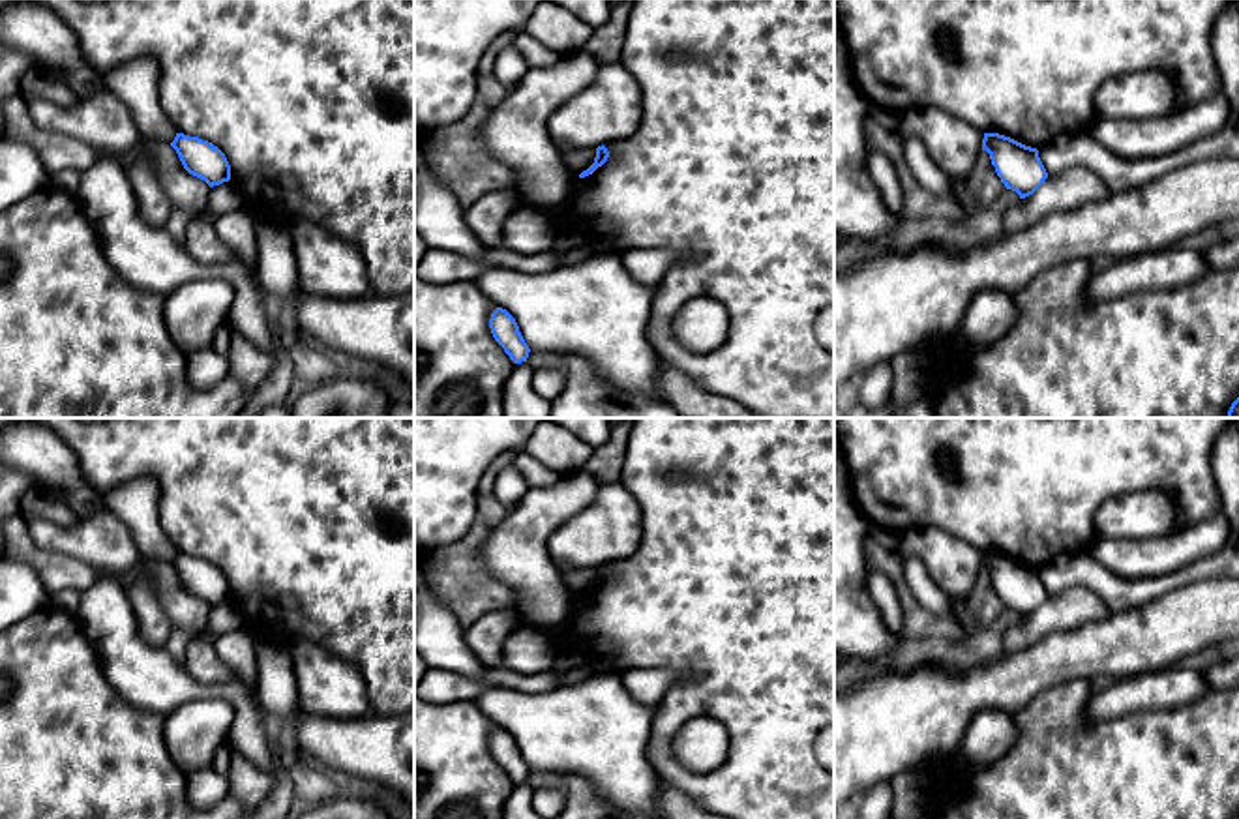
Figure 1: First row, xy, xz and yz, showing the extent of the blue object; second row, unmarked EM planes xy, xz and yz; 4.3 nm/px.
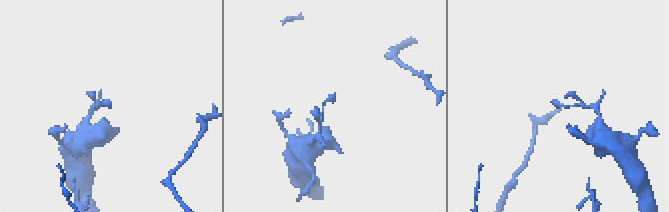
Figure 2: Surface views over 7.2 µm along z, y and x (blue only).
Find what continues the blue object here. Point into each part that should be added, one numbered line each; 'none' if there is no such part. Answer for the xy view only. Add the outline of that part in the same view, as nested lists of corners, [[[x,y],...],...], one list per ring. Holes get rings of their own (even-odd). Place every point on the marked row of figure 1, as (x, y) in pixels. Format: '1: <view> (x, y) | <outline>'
none

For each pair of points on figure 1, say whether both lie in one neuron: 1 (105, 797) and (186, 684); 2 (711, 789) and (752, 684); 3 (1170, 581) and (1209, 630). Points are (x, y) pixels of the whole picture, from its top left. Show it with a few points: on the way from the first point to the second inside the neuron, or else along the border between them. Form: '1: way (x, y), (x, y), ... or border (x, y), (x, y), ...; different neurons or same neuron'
1: border (122, 699), (164, 716); different neurons
2: way (737, 765), (752, 750), (752, 711); same neuron
3: border (1219, 578), (1204, 578), (1181, 585), (1136, 606); different neurons

